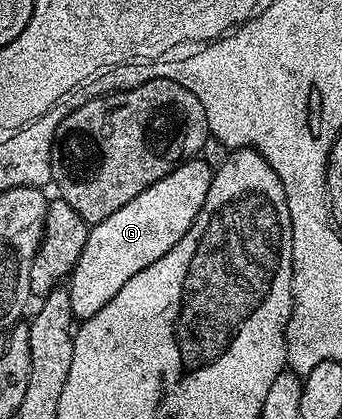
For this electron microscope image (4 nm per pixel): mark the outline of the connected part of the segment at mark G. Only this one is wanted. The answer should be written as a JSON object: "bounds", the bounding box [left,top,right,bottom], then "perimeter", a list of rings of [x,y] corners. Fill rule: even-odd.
{"bounds":[69,159,213,322],"perimeter":[[[202,159],[182,161],[165,179],[157,179],[153,187],[145,187],[137,199],[129,199],[121,211],[113,211],[109,219],[90,226],[85,243],[85,251],[81,251],[81,259],[77,259],[75,270],[69,278],[69,292],[73,315],[80,322],[88,321],[137,271],[145,271],[149,263],[157,263],[161,255],[173,251],[177,243],[193,227],[193,219],[201,211],[205,203],[205,195],[209,195],[213,169]]]}

